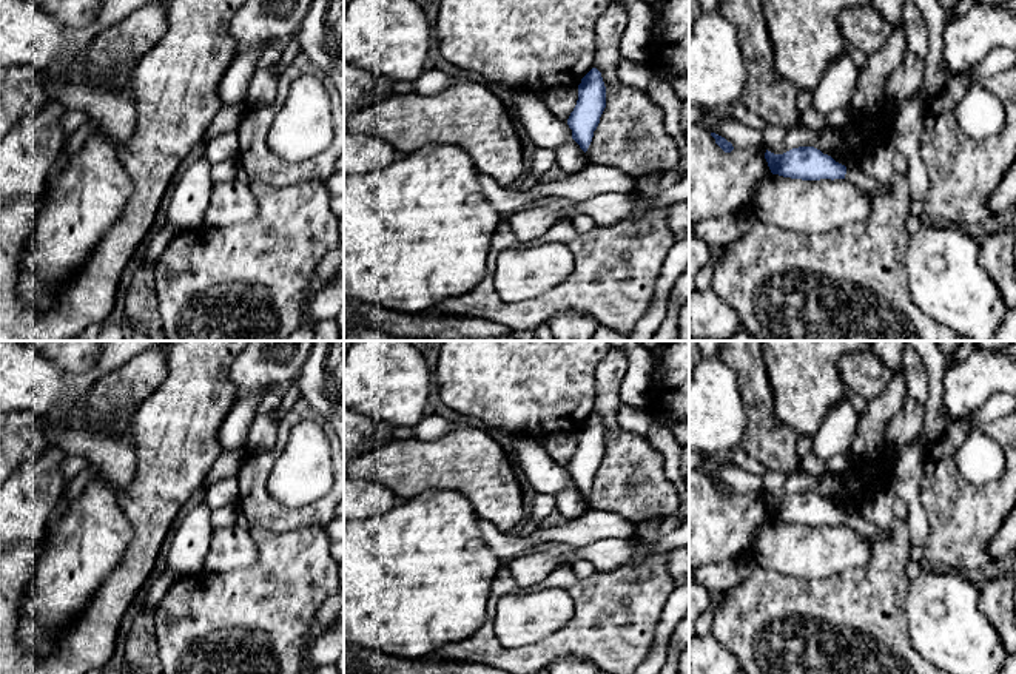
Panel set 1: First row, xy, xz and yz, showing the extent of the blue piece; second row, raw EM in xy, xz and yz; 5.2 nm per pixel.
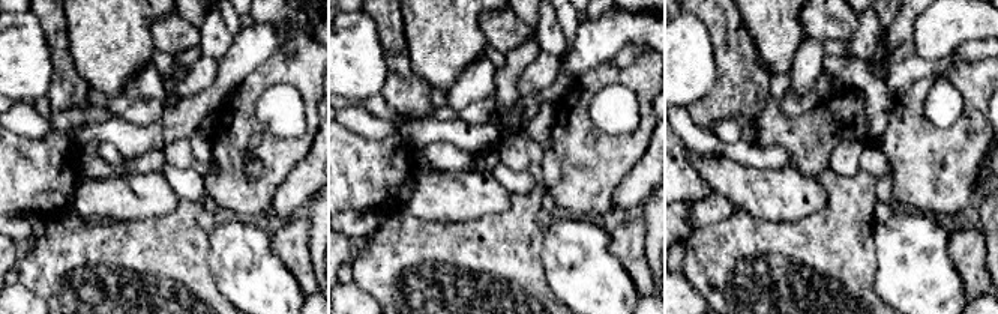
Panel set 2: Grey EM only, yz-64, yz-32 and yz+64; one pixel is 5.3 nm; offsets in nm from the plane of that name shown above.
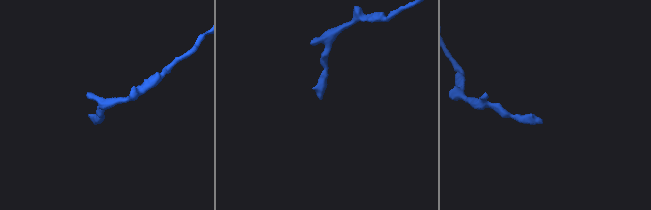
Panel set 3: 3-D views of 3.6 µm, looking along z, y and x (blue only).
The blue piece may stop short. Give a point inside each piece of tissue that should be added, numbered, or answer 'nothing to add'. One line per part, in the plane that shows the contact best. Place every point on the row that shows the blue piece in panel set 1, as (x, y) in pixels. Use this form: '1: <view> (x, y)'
1: yz (867, 184)

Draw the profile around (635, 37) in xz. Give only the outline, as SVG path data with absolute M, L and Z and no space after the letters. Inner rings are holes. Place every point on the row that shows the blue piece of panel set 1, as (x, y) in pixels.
M644 0L612 2L620 3L627 14L627 23L618 43L620 56L635 63L646 63L652 25L651 5Z

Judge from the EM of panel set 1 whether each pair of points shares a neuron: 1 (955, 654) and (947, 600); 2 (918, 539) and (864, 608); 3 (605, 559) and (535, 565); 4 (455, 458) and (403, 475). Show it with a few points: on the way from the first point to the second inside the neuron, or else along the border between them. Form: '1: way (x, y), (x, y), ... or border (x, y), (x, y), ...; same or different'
1: way (955, 640), (955, 636), (947, 628), (947, 614); same
2: border (905, 520), (910, 559); different
3: border (577, 549), (560, 563); different
4: way (443, 465), (415, 466); same

